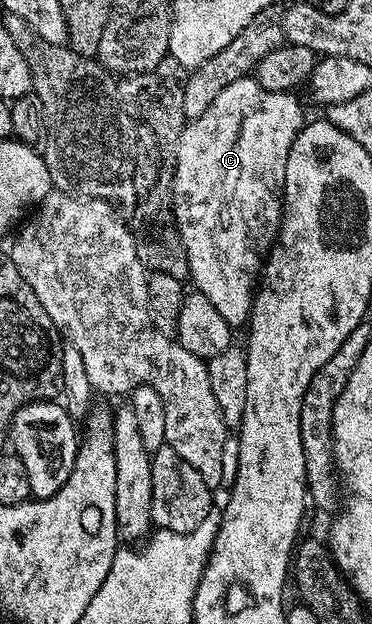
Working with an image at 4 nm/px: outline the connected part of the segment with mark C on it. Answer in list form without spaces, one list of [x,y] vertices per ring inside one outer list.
[[[246,78],[239,82],[231,82],[219,98],[197,120],[186,123],[183,134],[177,143],[177,165],[173,171],[173,213],[177,219],[177,229],[181,235],[182,246],[186,250],[187,266],[189,267],[188,279],[193,282],[192,287],[196,291],[207,296],[208,301],[222,314],[223,319],[233,330],[244,329],[249,322],[249,315],[253,309],[255,289],[259,283],[259,277],[263,272],[263,265],[269,255],[269,249],[273,247],[277,233],[281,230],[281,209],[283,207],[283,193],[285,191],[285,171],[287,170],[287,154],[291,154],[291,142],[301,132],[303,119],[301,120],[301,104],[296,100],[293,92],[272,92],[263,90],[256,78]]]

